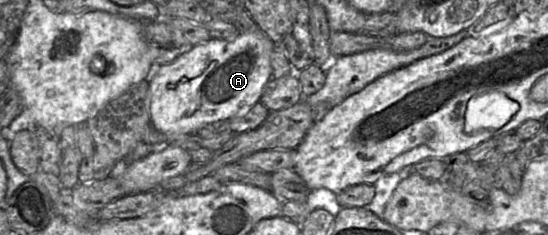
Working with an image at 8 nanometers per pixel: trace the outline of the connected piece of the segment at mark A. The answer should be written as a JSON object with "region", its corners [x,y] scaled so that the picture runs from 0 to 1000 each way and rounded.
{"region":[[[474,123],[438,140],[429,166],[414,174],[387,166],[332,213],[314,264],[285,281],[266,340],[274,383],[274,523],[299,570],[356,570],[380,528],[416,511],[474,434],[485,357],[496,336],[493,268],[502,187]]]}

